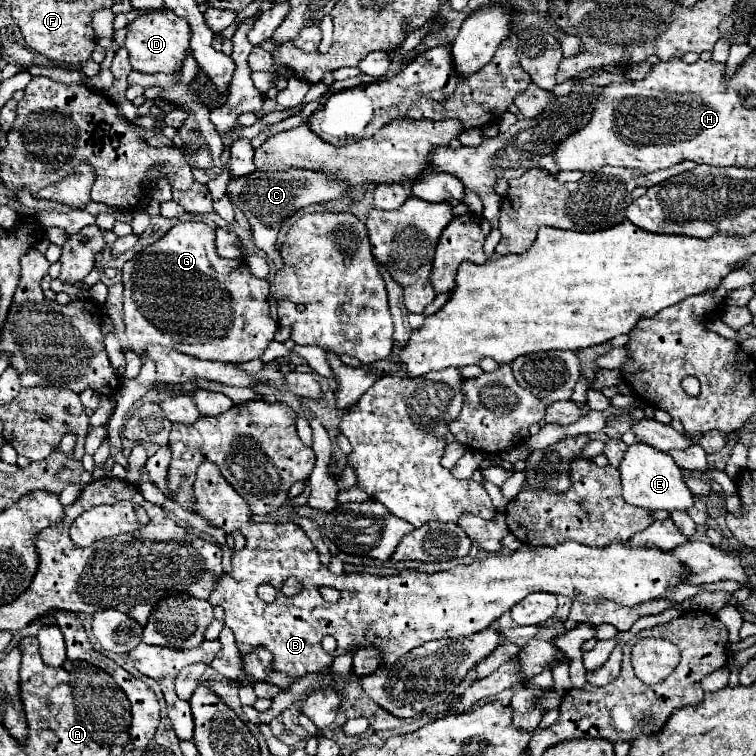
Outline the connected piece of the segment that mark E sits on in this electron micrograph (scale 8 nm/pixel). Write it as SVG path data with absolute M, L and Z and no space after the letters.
M635 442L633 446L627 448L625 458L619 466L621 472L621 484L623 484L623 498L639 508L645 508L649 512L653 510L665 510L665 512L689 512L695 504L693 492L687 488L679 466L673 462L673 458L661 450L655 450L647 444Z

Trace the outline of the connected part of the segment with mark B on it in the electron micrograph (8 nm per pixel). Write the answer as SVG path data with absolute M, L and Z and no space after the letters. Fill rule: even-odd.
M205 460L199 466L197 480L195 480L195 498L197 498L197 512L209 518L215 526L223 528L227 534L233 530L243 532L247 538L245 548L239 554L233 554L233 568L231 574L223 574L211 596L221 596L221 604L225 608L225 624L233 630L237 648L241 656L248 654L257 646L267 646L273 654L273 670L283 672L287 676L303 676L307 672L323 672L329 668L331 656L321 652L321 638L325 634L335 636L337 652L341 654L355 654L367 644L373 644L381 652L381 664L389 666L405 652L439 638L465 638L475 632L485 630L491 622L495 622L507 610L511 610L521 598L531 592L553 592L563 594L569 598L577 598L583 602L595 602L599 598L613 600L621 606L637 606L651 598L663 598L667 586L675 586L681 582L683 566L677 558L655 550L655 548L639 548L631 550L625 544L611 544L605 548L587 548L577 542L563 542L557 548L543 546L521 546L513 556L489 556L477 558L471 564L461 564L447 572L417 572L417 570L401 570L393 576L377 576L377 574L363 574L363 572L345 572L341 576L329 572L325 564L321 564L319 554L307 534L293 522L285 524L253 524L251 512L247 502L231 488L231 484L219 472L215 462ZM287 578L297 578L301 582L299 594L287 598L281 588ZM259 584L271 584L277 590L277 600L267 604L257 596ZM321 586L331 586L341 592L341 600L335 604L325 602L319 596Z

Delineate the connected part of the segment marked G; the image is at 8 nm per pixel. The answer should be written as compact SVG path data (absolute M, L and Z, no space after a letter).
M187 220L187 222L177 222L163 238L159 238L155 244L147 246L145 250L141 250L139 254L135 254L129 262L125 262L123 266L123 308L125 308L125 332L131 344L131 350L135 354L143 354L147 350L147 344L159 344L159 346L169 346L173 350L179 350L183 354L189 354L193 358L199 360L215 360L215 362L239 364L261 358L265 348L269 346L269 342L273 340L275 332L277 332L277 322L271 318L269 314L269 282L251 276L245 260L227 260L221 258L217 254L215 248L215 230L205 224L205 222L195 222L195 220Z

